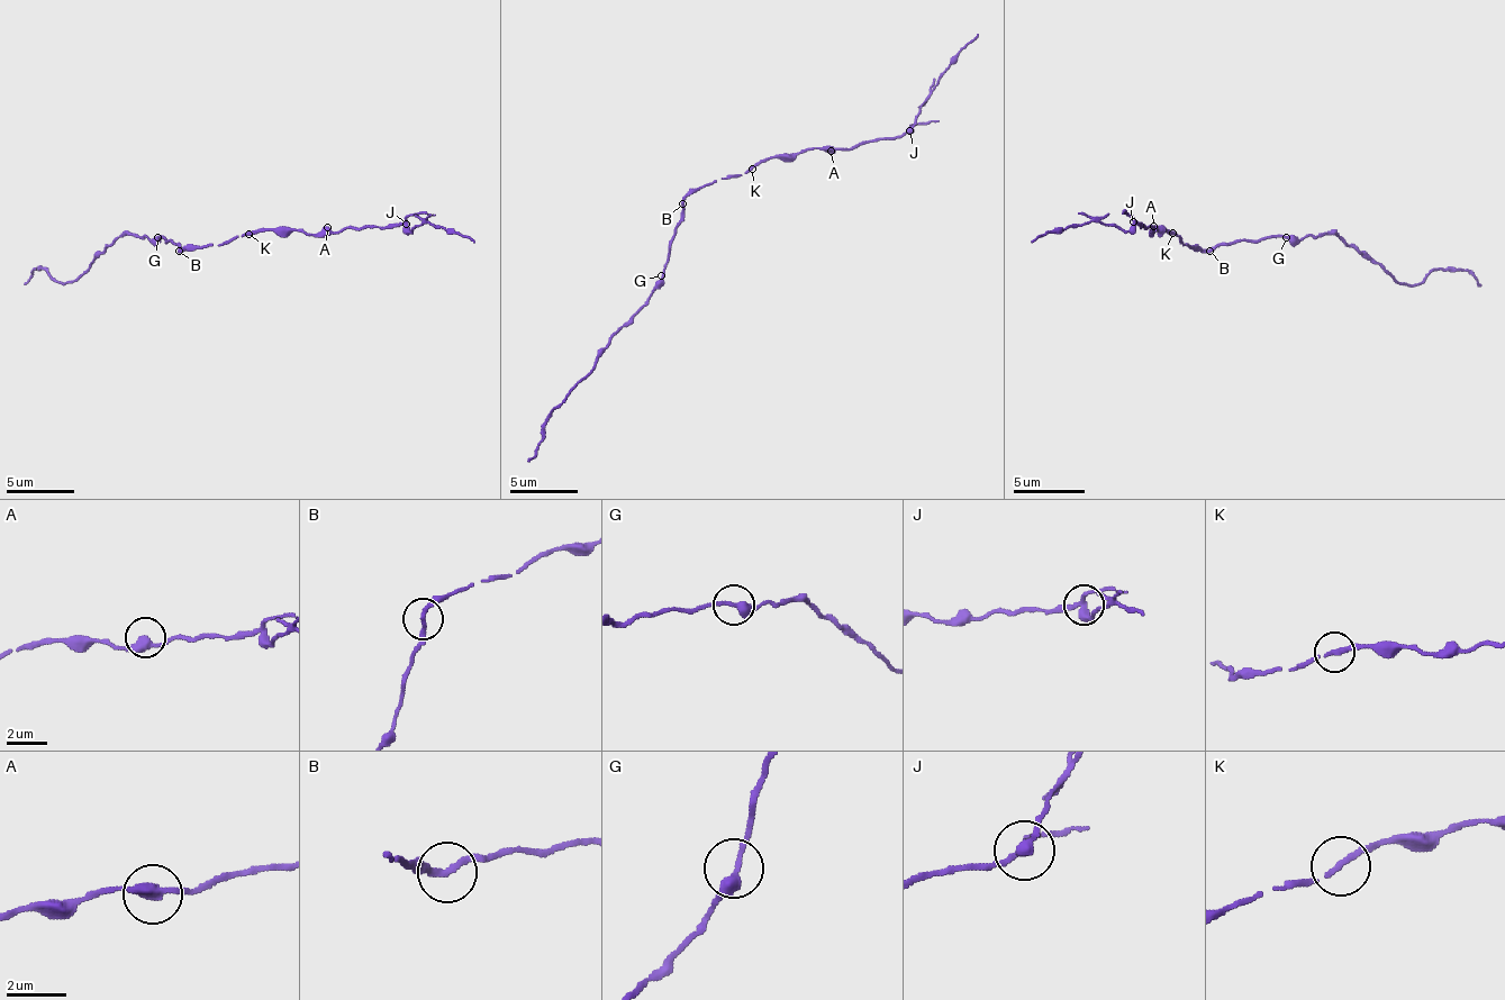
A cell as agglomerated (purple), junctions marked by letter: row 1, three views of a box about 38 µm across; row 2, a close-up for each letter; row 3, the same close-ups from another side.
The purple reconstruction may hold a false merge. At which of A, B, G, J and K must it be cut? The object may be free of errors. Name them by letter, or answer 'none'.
J

